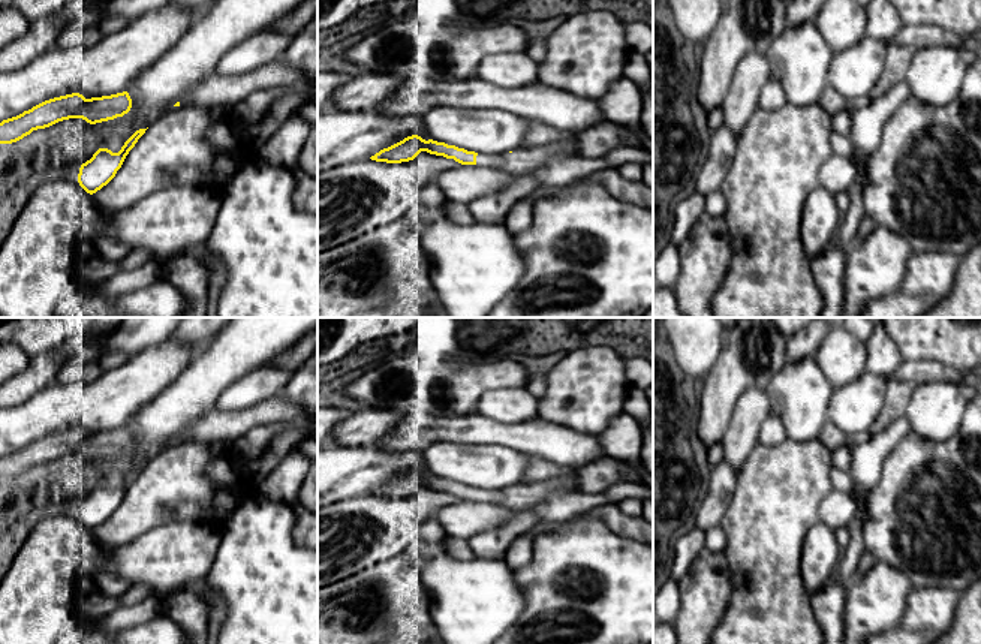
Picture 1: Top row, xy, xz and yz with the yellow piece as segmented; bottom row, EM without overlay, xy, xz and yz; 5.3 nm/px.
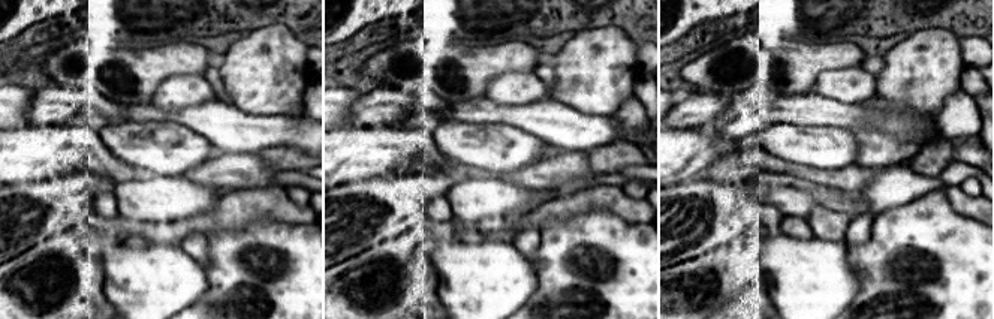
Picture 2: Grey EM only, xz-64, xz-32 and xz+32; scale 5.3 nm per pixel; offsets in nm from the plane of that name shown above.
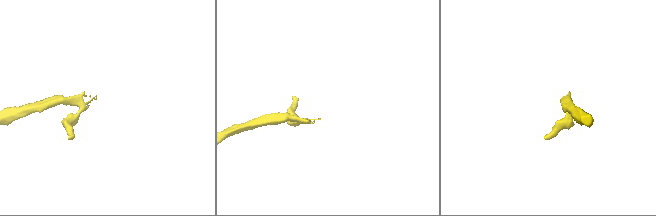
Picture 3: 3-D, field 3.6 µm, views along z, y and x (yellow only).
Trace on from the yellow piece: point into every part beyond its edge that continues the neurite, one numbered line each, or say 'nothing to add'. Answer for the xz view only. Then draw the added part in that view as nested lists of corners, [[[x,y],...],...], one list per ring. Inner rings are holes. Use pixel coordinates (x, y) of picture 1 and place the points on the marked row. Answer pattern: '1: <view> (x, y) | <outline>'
1: xz (523, 160) | [[[571,136],[545,147],[518,148],[506,154],[478,154],[476,165],[497,168],[514,177],[523,177],[547,165],[554,157],[580,157],[577,138]]]

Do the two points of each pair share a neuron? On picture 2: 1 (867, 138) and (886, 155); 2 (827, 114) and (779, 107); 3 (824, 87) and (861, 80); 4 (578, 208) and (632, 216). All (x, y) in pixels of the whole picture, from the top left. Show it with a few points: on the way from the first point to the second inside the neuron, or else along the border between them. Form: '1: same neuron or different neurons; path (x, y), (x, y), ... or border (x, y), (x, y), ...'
1: same neuron; path (871, 143), (882, 150)
2: same neuron; path (815, 111), (791, 110)
3: same neuron; path (833, 86), (852, 86)
4: same neuron; path (592, 201), (616, 201), (619, 204)

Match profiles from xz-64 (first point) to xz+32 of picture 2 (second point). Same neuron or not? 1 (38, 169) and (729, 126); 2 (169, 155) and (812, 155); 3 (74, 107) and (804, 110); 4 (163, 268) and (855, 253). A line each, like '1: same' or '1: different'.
1: different
2: same
3: different
4: different

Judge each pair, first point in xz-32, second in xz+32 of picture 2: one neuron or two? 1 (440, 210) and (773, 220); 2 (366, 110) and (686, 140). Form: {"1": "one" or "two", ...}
{"1": "one", "2": "two"}

